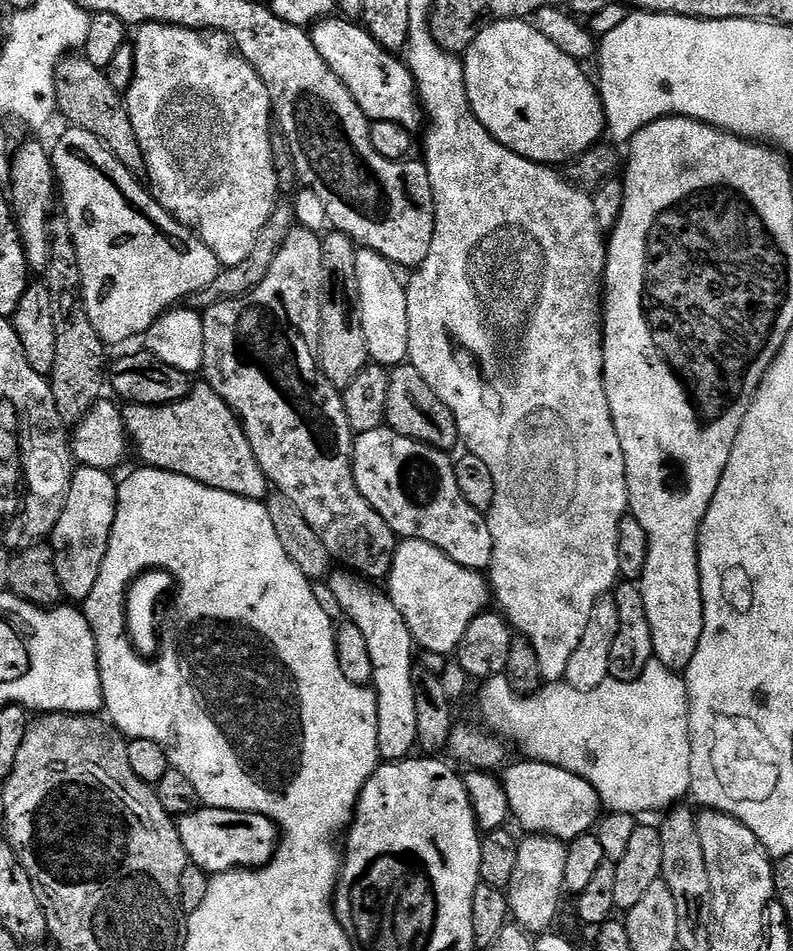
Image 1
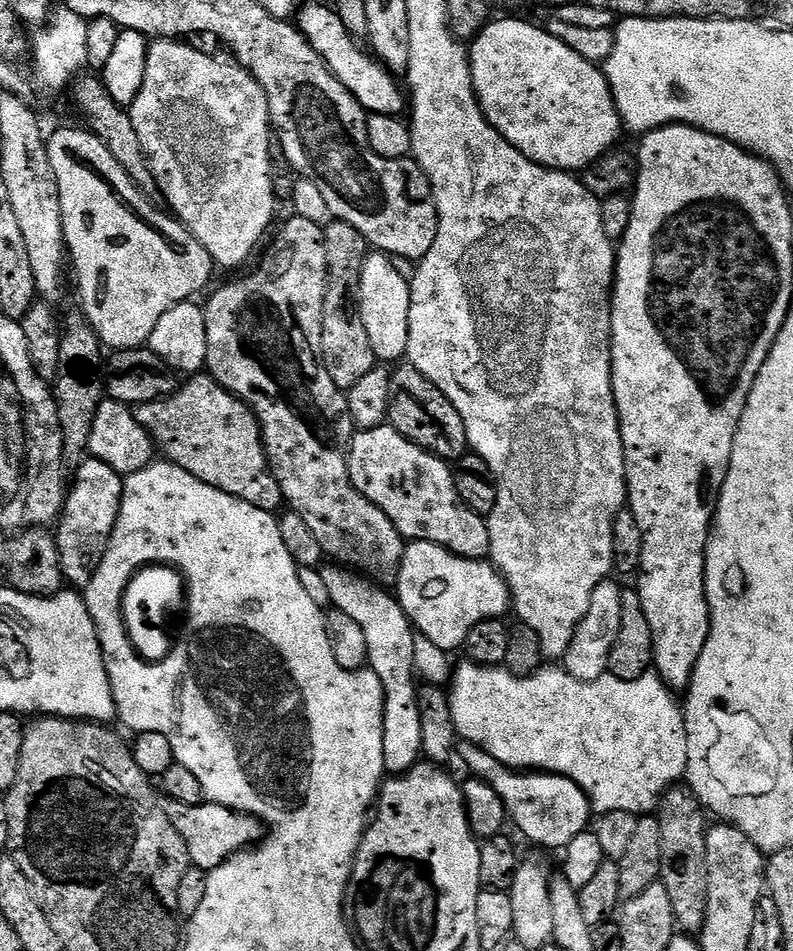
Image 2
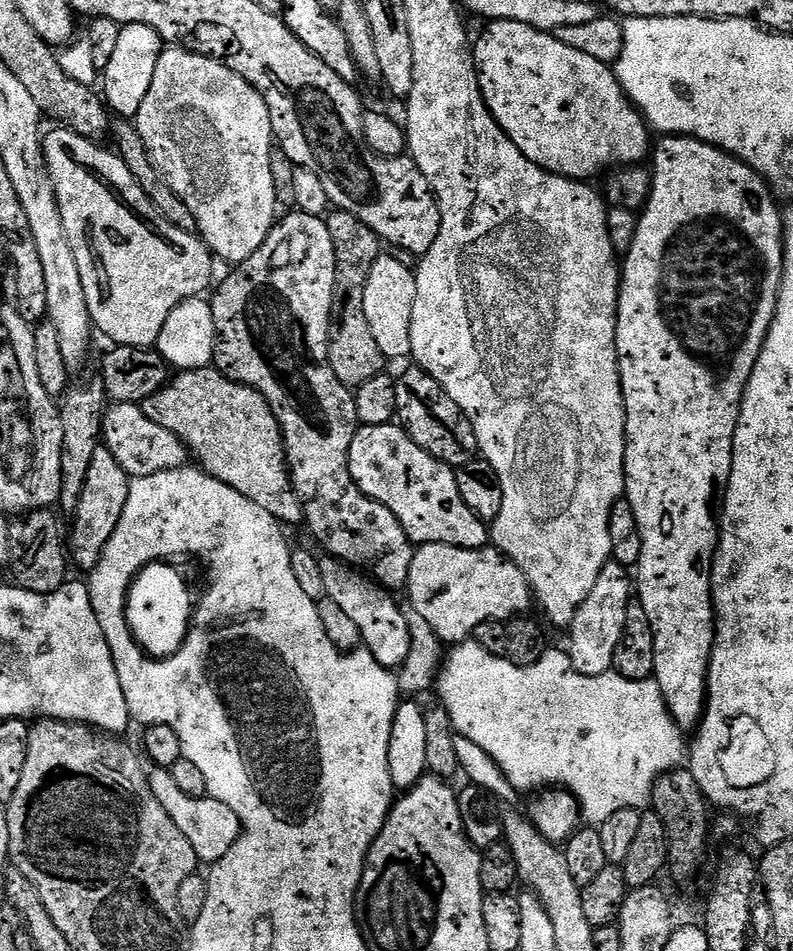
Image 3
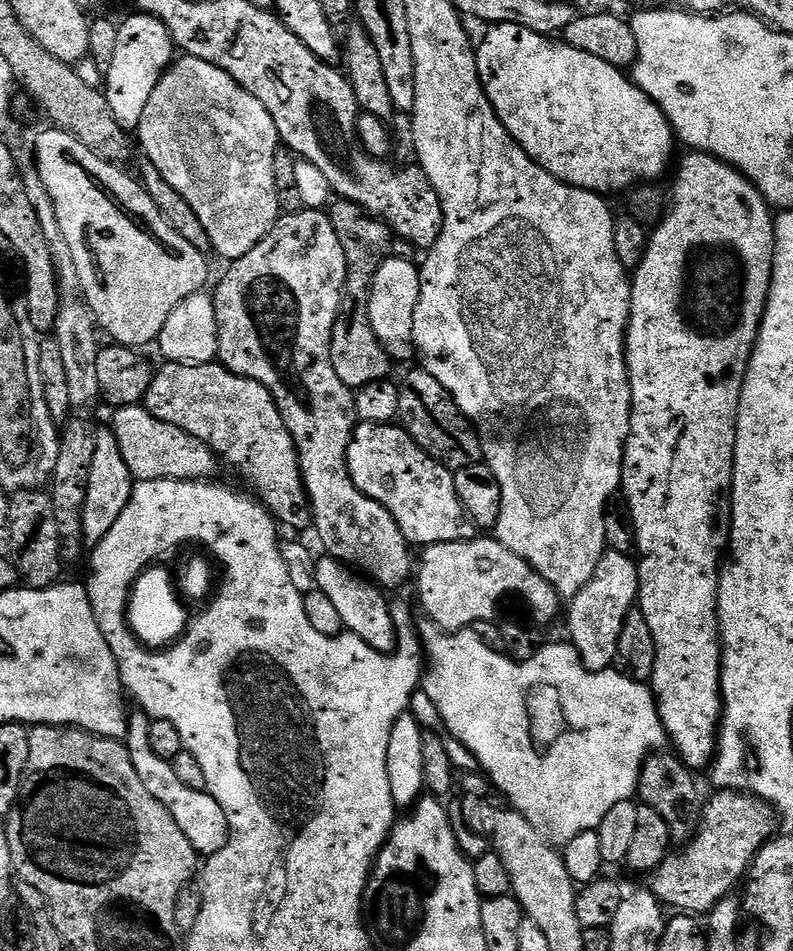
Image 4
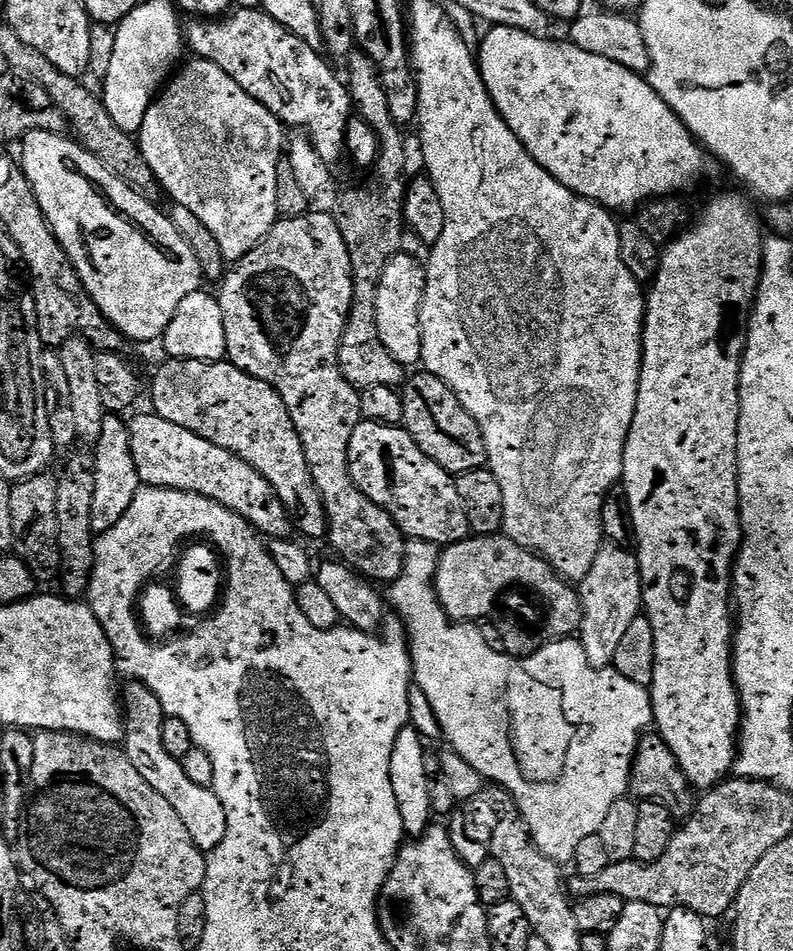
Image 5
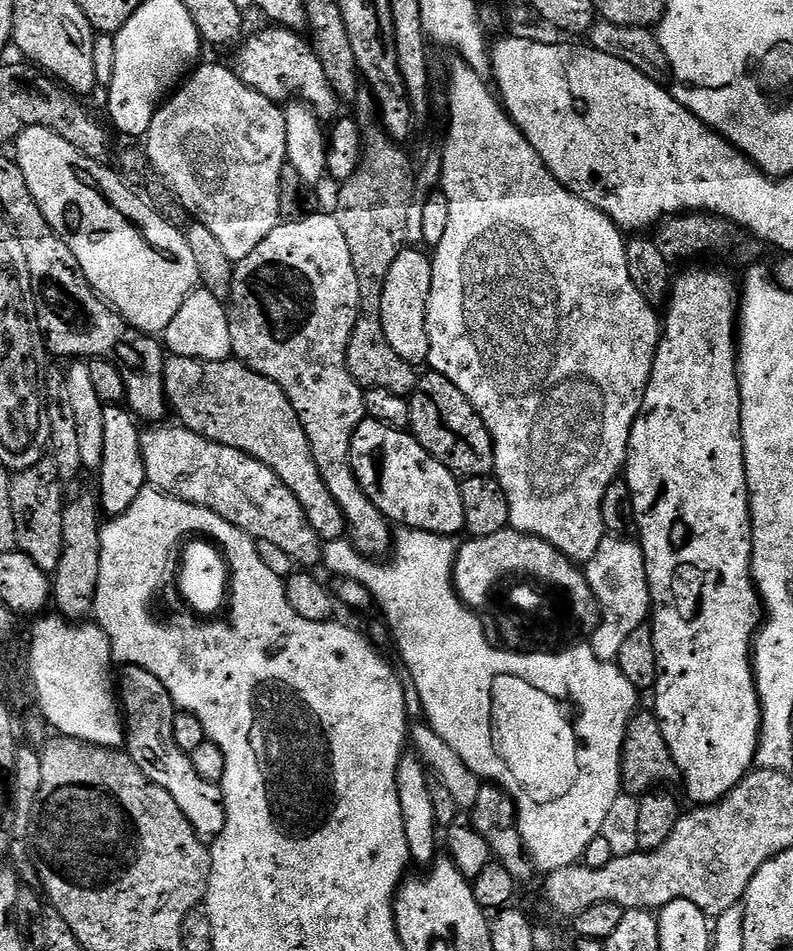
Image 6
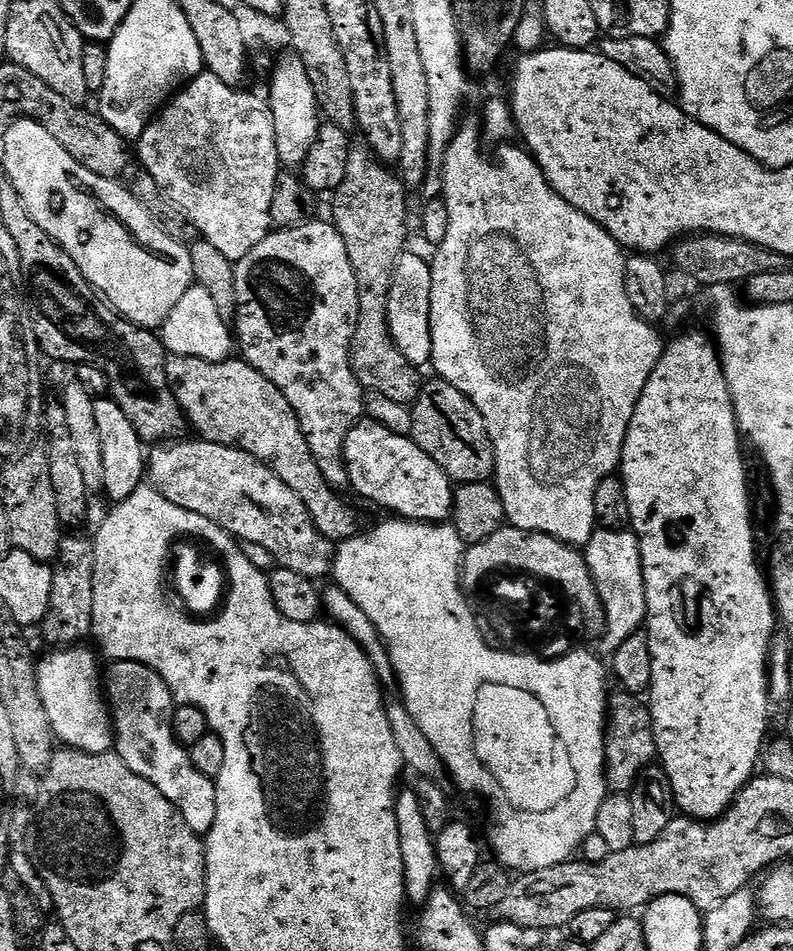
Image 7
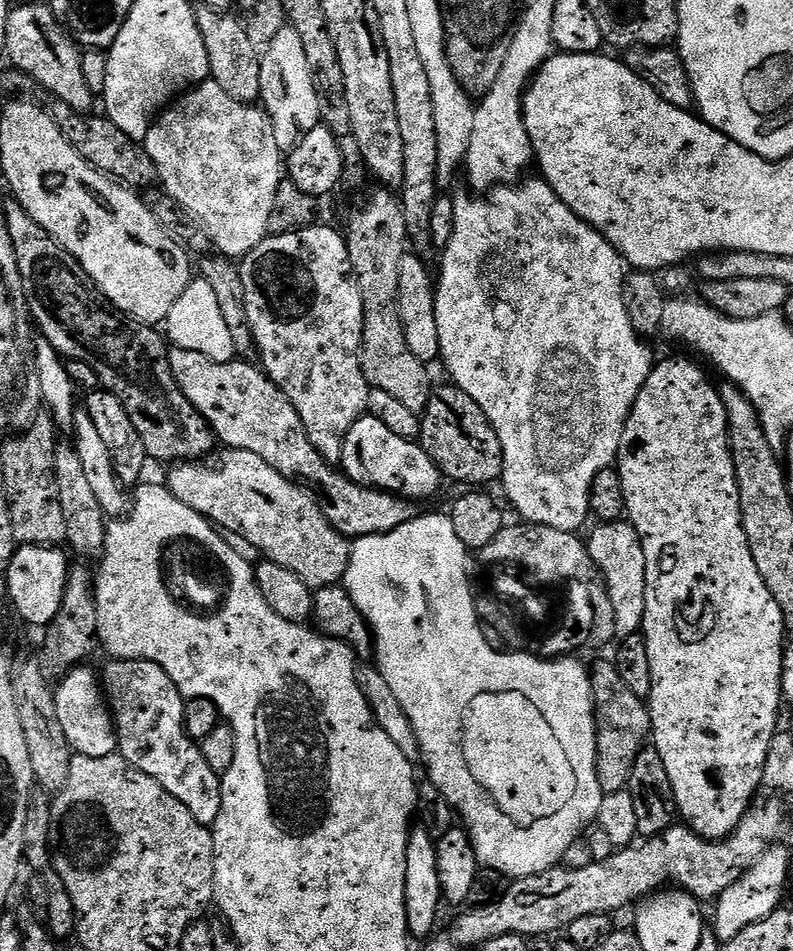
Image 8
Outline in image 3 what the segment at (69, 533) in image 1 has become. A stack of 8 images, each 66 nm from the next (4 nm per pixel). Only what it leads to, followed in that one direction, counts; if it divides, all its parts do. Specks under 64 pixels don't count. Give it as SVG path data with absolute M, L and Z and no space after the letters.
M106 446L94 450L94 458L90 461L90 470L86 474L86 486L74 513L76 521L72 524L72 532L70 528L70 560L84 574L91 574L96 569L114 530L118 530L118 522L126 506L129 483L130 478L118 464L118 458L114 458Z

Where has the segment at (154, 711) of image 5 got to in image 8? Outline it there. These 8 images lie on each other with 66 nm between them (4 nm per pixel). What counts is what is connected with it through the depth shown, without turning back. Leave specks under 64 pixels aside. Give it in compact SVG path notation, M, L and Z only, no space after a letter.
M115 658L107 662L102 671L102 687L116 725L119 755L174 794L200 824L215 824L222 806L221 777L210 770L199 743L191 740L184 728L186 697L174 686L170 674L154 662Z

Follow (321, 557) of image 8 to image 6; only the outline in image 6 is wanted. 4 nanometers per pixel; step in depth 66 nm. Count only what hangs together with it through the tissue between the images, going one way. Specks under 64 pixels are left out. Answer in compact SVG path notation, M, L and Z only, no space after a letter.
M156 426L153 432L141 431L140 435L140 458L144 463L144 479L151 487L155 488L158 492L164 492L167 496L175 496L178 500L184 500L187 504L196 504L198 507L208 508L211 512L221 517L221 519L233 525L233 527L240 529L245 536L251 538L253 541L270 542L271 545L276 546L279 550L284 550L290 557L299 557L300 552L300 539L303 538L305 529L302 527L302 513L300 504L296 501L291 491L284 487L279 482L270 481L270 473L268 468L262 462L258 462L253 456L247 456L246 453L240 452L236 448L230 446L222 446L213 440L207 440L205 436L194 434L189 428L183 426L175 426L176 428L160 428L164 426Z

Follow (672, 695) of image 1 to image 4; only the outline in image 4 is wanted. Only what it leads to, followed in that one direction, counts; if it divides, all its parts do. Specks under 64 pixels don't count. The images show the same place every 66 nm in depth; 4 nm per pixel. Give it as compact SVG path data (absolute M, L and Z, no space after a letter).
M428 622L422 628L422 643L426 653L426 671L422 677L422 692L432 699L438 715L444 719L449 728L451 739L462 742L483 768L489 781L496 784L509 796L511 807L521 812L529 822L538 829L553 845L567 846L577 840L583 832L594 832L599 829L602 818L614 810L620 802L632 800L637 795L640 786L640 772L644 768L644 761L666 744L664 723L660 720L660 710L656 706L656 697L647 683L634 680L620 670L607 672L591 672L580 661L580 651L571 643L545 643L534 658L517 662L504 656L493 645L487 644L474 630L461 630L451 633L435 622Z

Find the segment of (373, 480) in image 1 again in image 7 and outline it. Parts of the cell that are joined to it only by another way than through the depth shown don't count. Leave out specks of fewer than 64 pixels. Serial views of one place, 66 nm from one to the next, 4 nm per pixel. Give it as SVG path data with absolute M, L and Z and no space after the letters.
M361 422L355 424L344 443L344 466L348 470L348 484L364 500L385 508L393 517L418 524L442 524L451 517L454 503L454 484L440 469L438 462L418 447L411 435L399 436L386 426Z

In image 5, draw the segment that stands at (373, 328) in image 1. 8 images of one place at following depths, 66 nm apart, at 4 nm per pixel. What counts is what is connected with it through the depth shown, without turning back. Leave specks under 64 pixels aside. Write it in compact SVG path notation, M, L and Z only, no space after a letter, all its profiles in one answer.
M398 254L388 263L380 283L376 286L374 323L382 338L382 346L386 346L386 350L390 350L390 354L398 363L411 366L411 364L419 365L421 363L420 307L428 273L421 261L419 264L414 257L404 255Z

